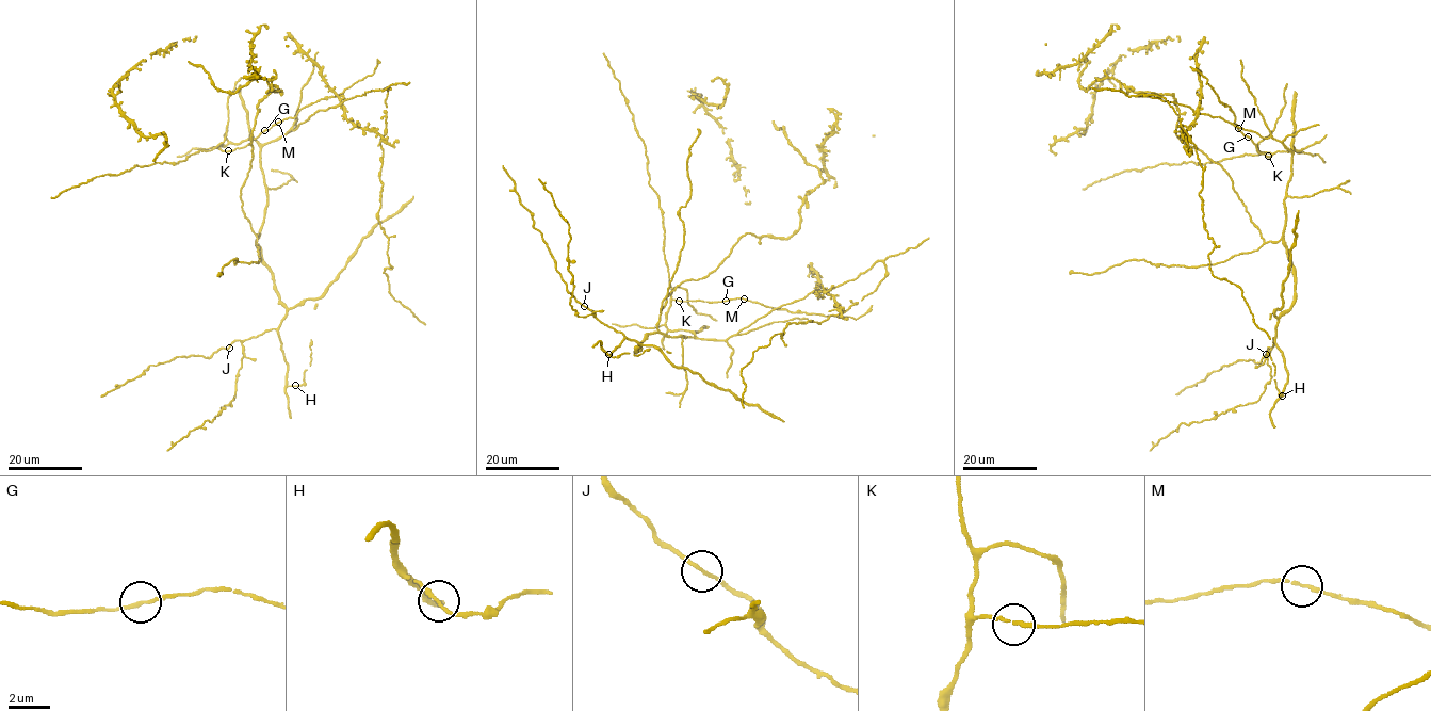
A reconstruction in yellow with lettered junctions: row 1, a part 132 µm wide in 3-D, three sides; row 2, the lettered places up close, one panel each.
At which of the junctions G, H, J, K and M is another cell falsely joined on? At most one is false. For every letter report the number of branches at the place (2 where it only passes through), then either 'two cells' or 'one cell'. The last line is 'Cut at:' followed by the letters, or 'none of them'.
G: 2 | one cell
H: 2 | one cell
J: 2 | one cell
K: 2 | one cell
M: 2 | one cell
Cut at: none of them

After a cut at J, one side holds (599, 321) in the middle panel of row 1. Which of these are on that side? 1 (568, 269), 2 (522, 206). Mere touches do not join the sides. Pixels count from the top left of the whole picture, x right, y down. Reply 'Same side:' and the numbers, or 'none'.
Same side: 1

